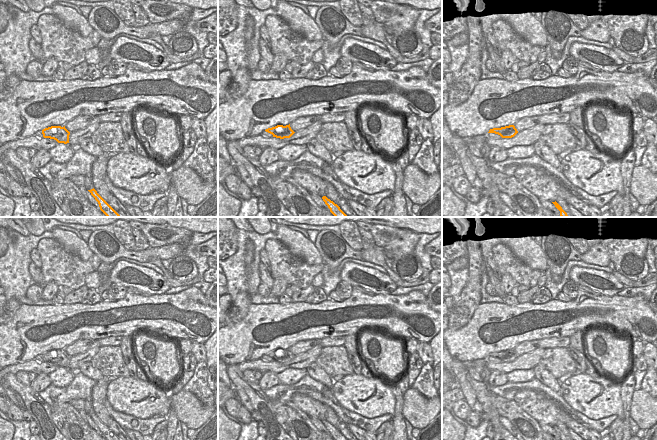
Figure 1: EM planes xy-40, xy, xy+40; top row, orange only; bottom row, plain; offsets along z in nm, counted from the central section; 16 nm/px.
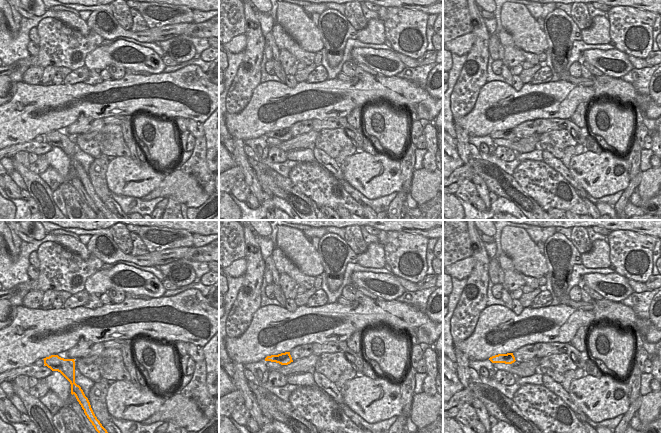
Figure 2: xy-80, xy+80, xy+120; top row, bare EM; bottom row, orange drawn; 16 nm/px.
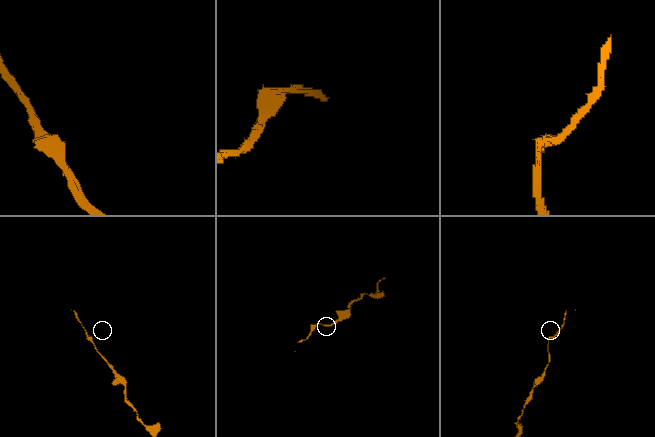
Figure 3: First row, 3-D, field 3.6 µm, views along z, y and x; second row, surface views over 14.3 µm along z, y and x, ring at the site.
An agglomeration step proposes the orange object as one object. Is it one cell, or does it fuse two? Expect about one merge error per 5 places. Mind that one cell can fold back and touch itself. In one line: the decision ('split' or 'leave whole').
leave whole

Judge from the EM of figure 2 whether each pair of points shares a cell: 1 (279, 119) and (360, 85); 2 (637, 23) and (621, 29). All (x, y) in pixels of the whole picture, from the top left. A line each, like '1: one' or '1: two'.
1: one
2: one

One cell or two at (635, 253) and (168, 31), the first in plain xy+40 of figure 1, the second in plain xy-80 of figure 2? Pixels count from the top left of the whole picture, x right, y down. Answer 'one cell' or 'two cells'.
two cells

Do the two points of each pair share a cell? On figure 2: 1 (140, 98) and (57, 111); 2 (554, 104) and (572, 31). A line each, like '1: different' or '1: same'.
1: same
2: different

